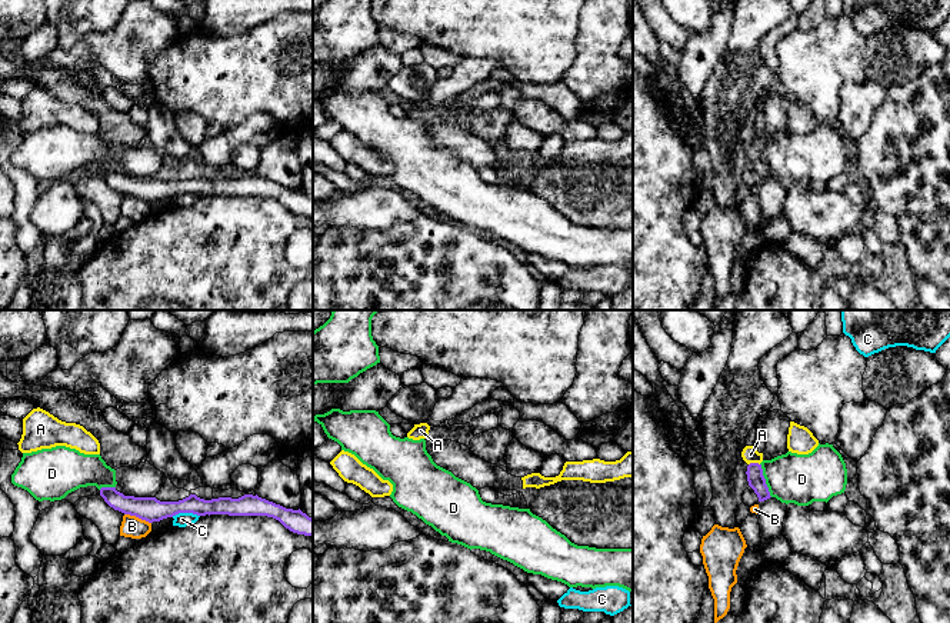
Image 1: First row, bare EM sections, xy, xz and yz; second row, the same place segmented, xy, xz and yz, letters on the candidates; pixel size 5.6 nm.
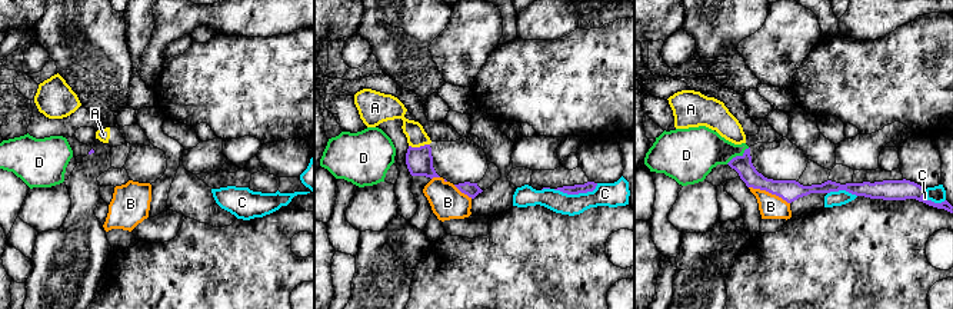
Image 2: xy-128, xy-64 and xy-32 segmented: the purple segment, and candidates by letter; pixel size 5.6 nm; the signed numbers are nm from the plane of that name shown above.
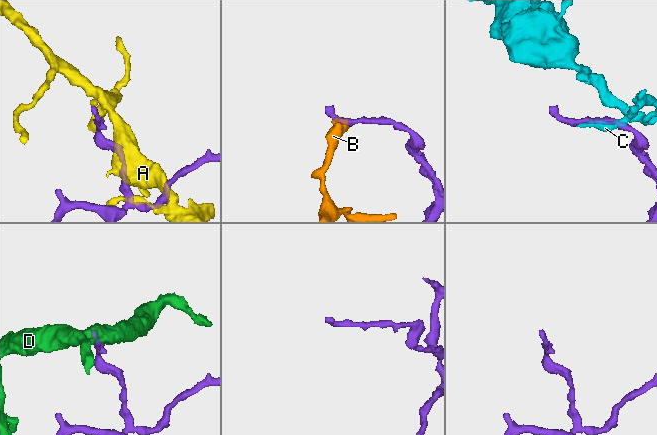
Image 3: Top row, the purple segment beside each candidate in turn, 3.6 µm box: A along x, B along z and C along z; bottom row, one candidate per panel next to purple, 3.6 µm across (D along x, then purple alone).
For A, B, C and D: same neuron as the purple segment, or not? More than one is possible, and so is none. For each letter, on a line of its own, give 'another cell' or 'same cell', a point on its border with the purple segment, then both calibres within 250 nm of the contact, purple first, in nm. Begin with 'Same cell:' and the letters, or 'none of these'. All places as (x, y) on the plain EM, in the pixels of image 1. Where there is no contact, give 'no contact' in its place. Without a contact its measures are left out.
Same cell: none of these
A: another cell; contact yz (753, 143); calibres 100 and 90 nm
B: another cell; contact xy (137, 196); calibres 140 and 120 nm
C: another cell; contact xy (184, 192); calibres 140 and 80 nm
D: another cell; contact yz (764, 160); calibres 100 and 280 nm

